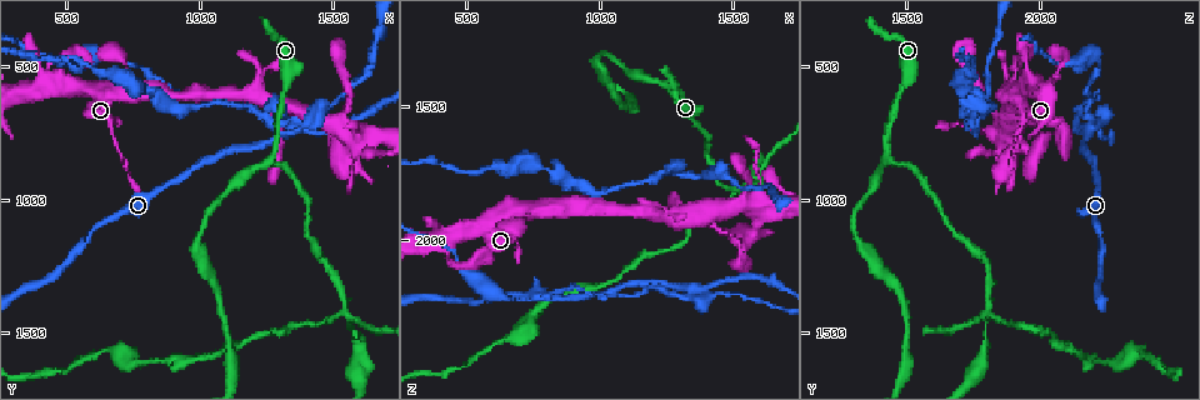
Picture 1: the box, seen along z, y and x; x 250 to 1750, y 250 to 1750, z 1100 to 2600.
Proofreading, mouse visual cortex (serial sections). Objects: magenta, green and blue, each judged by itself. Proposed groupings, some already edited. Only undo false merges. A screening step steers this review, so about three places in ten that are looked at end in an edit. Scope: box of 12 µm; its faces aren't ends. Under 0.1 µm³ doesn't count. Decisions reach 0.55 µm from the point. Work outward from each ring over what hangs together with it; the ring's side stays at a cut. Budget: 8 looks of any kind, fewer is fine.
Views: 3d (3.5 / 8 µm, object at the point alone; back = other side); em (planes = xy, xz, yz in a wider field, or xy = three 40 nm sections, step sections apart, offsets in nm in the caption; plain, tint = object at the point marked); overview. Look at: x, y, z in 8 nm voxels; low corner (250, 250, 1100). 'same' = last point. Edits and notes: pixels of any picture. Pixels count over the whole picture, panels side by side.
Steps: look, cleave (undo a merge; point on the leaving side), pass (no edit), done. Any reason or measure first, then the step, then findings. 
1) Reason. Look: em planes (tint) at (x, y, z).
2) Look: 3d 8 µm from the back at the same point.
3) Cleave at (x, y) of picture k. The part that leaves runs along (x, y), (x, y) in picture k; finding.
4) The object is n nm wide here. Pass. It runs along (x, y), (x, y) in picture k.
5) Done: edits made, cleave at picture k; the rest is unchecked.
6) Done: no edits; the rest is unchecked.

Look: 3d 3.5 µm from the back at (1270, 850, 1430).

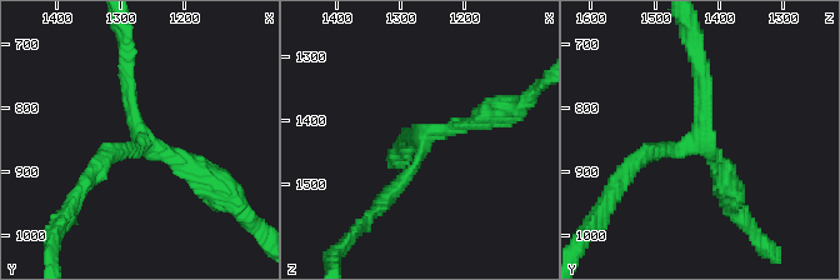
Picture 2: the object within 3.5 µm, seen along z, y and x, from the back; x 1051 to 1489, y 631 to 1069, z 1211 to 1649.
3 arms meet here; the arms are 200, 200, 200 nm wide. Look: em xy step 1 (tint) at (1265, 845, 1425).

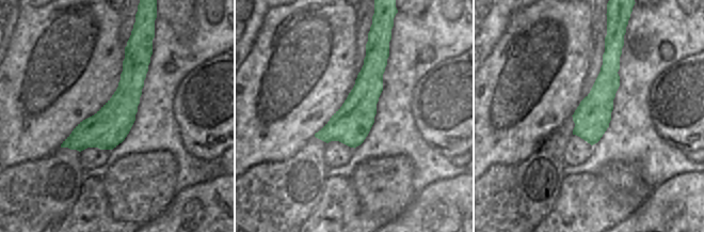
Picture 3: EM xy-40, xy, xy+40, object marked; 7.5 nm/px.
The object is 300 nm wide here. Pass. It runs along (695, 53), (701, 134), (638, 160) in picture 2; all the same cell.

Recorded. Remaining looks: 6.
Abrupt turn. Look: 3d 3.5 µm from the back at (1540, 750, 2040).

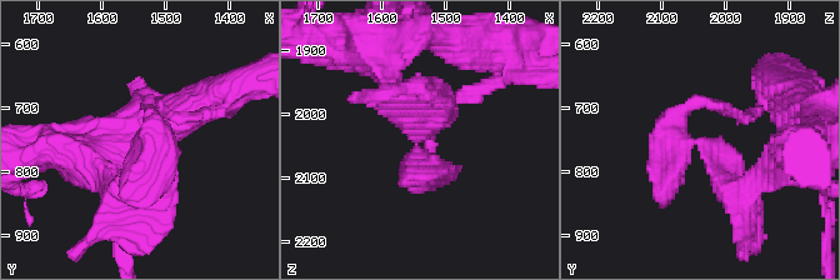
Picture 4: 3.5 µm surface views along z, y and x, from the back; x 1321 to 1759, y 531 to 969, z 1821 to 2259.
Need the tissue. Look: em xy step 3 (tint) at (1545, 755, 2050).

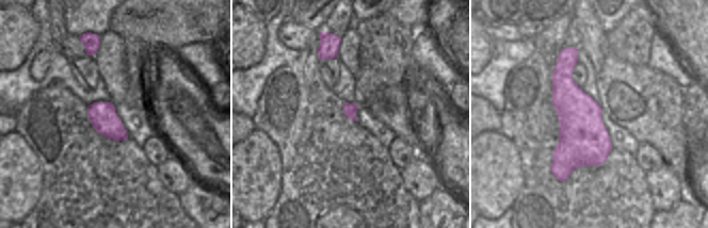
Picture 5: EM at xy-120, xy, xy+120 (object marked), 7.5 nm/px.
Cleave at (403, 104) of picture 4. Two cells meet here.

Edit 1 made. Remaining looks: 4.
Look: overview.

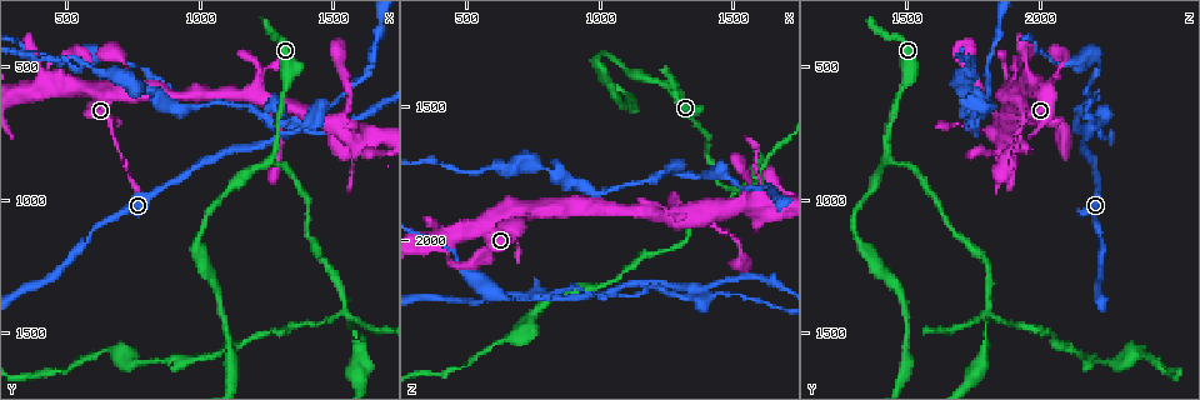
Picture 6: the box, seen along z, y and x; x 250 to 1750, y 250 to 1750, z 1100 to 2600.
Four-way junction. Look: 3d 3.5 µm at (1540, 1430, 1820).

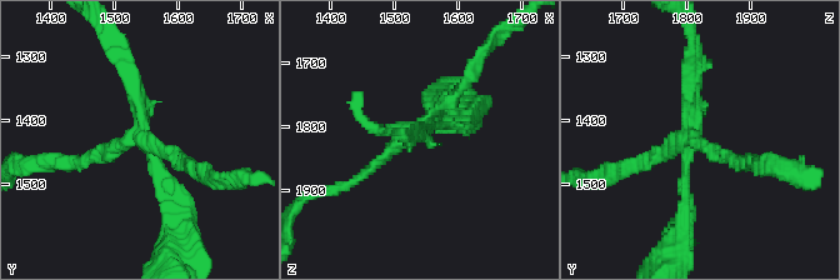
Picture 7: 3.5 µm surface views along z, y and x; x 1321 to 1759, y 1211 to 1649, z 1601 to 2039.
4 arms meet here; the arms are 150, 150, 150, 250 nm wide; shape alone is not enough. Look: em planes (plain) at (1535, 1420, 1810).

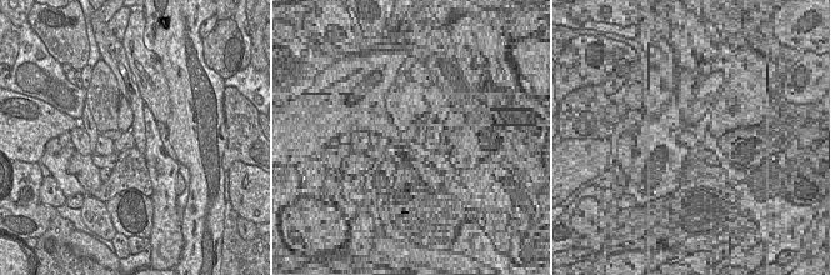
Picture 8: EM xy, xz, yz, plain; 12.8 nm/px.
Look: em planes (tint) at the same point.

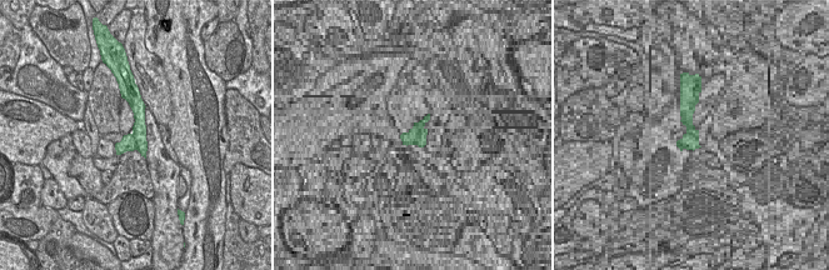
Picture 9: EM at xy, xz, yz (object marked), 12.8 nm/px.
The object is 260 nm wide here. Cleave at (713, 150) of picture 7. The part that leaves runs along (691, 135), (714, 154), (755, 161) in picture 7; two cells meet here.

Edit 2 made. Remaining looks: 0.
Done: edits made, cleave at picture 4, cleave at picture 7; the rest is unchecked.

